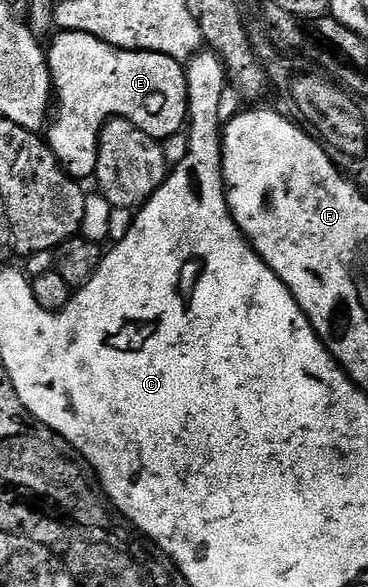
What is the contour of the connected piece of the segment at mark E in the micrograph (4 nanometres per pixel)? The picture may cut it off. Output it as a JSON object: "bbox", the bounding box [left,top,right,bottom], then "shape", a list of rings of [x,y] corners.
{"bbox":[44,30,188,181],"shape":[[[59,30],[57,34],[46,51],[56,106],[44,138],[72,179],[86,181],[93,176],[98,137],[111,119],[132,121],[159,141],[171,139],[187,126],[188,81],[179,60],[155,51],[126,51],[79,31]]]}

